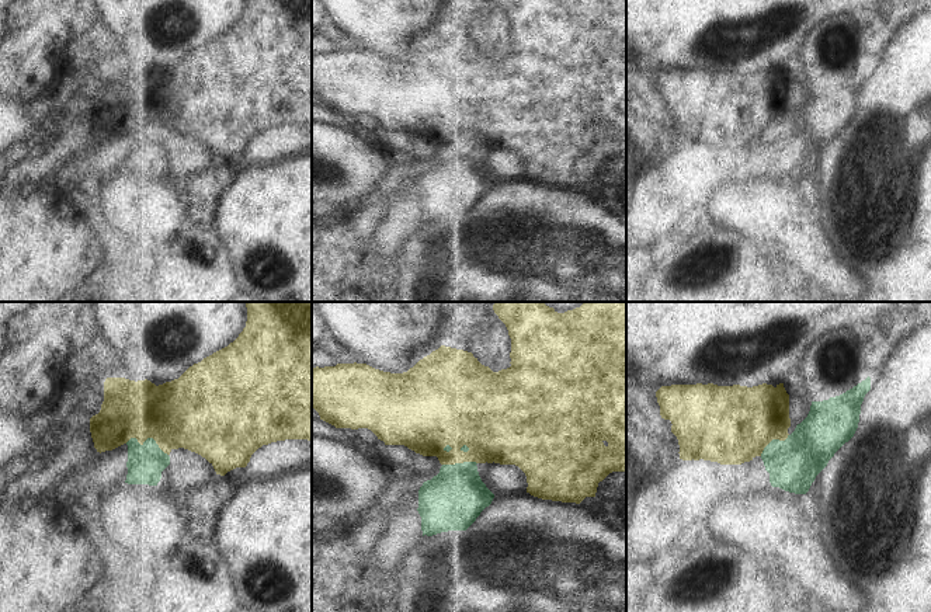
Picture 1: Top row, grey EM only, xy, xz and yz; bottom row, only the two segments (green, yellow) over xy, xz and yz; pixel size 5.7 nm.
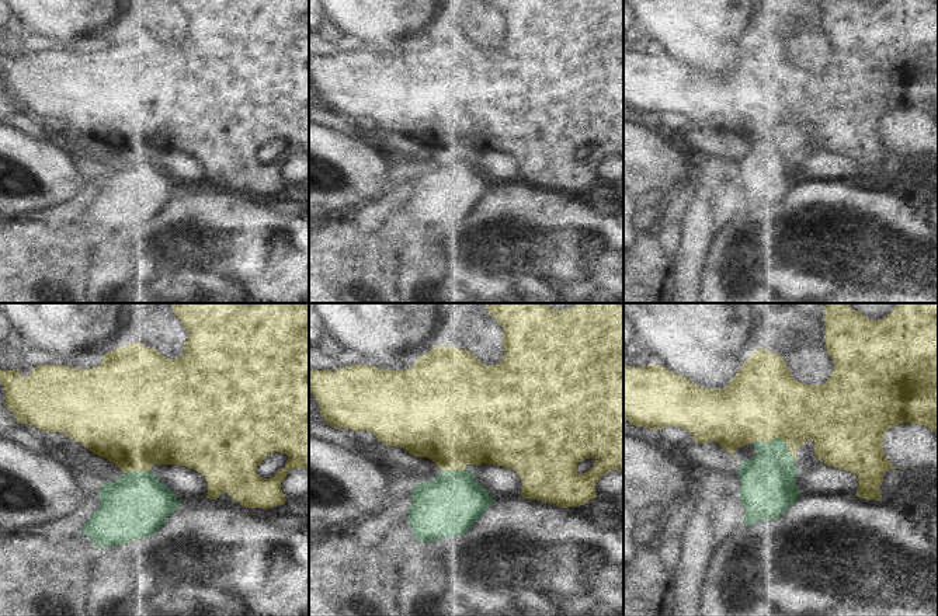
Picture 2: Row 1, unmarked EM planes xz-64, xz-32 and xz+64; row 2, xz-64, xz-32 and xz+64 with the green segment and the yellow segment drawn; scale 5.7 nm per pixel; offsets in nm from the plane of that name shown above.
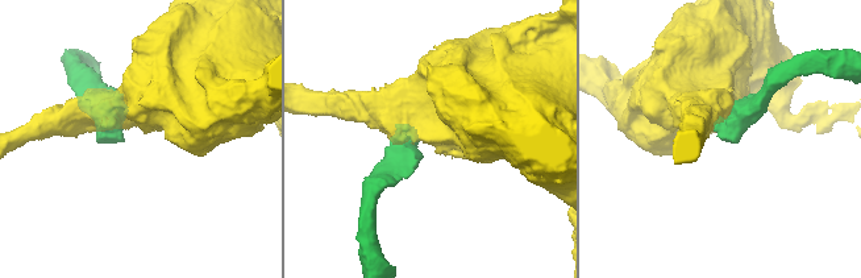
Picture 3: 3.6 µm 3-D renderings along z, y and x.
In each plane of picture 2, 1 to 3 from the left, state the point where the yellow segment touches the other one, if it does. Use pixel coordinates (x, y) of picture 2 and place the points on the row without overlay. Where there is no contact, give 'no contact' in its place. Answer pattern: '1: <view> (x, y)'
1: xz-64 (136, 157)
2: xz-32 (454, 156)
3: xz+64 (777, 124)

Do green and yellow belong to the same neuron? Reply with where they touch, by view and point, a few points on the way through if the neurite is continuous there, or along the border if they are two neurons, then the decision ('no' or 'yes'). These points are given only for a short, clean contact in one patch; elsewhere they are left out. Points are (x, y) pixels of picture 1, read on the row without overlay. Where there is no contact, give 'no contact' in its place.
meets green in xy at (148, 124); border along xy (125, 128), (135, 124), (142, 129), (152, 124), (167, 141); no

